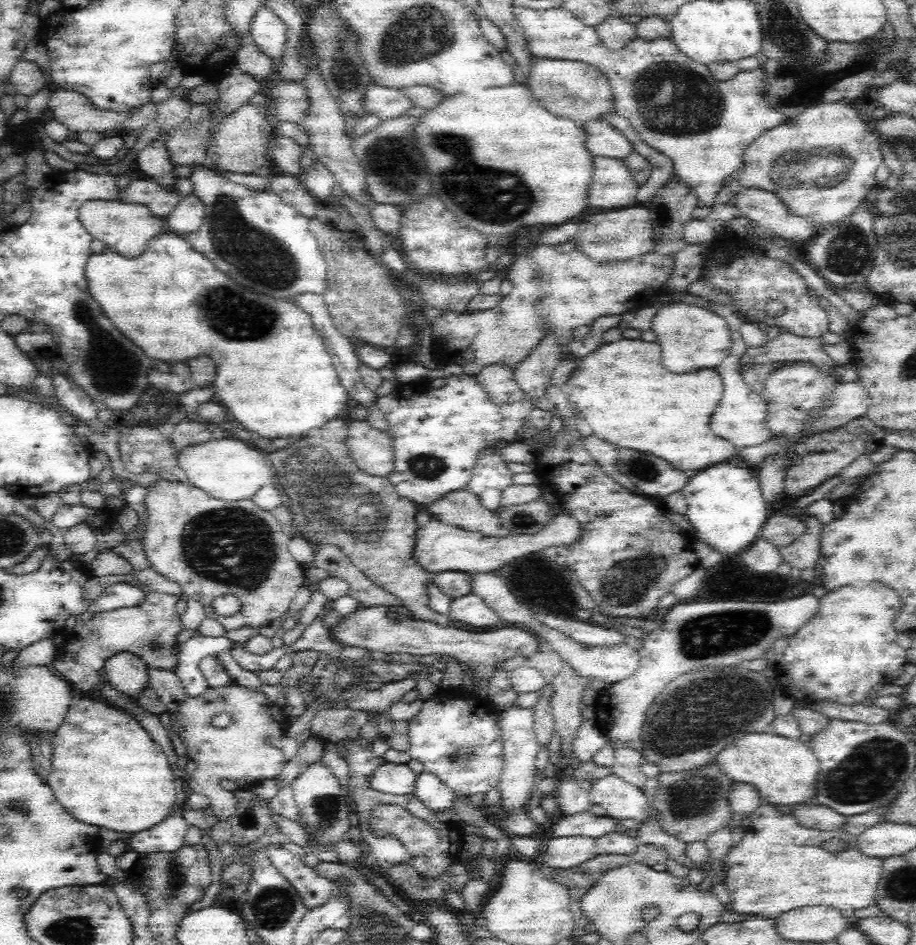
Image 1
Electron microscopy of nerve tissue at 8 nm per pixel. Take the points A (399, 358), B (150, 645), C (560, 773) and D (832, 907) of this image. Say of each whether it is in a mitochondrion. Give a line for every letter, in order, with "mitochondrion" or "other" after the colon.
A: other
B: mitochondrion
C: other
D: other

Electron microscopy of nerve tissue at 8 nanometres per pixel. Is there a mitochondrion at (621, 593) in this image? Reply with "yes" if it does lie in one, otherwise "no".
yes

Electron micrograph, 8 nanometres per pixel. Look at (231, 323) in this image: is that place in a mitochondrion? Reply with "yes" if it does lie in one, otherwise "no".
yes

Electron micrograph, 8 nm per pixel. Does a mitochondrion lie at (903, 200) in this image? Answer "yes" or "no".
yes

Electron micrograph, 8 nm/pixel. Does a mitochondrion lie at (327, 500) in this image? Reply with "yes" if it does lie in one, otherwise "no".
yes

